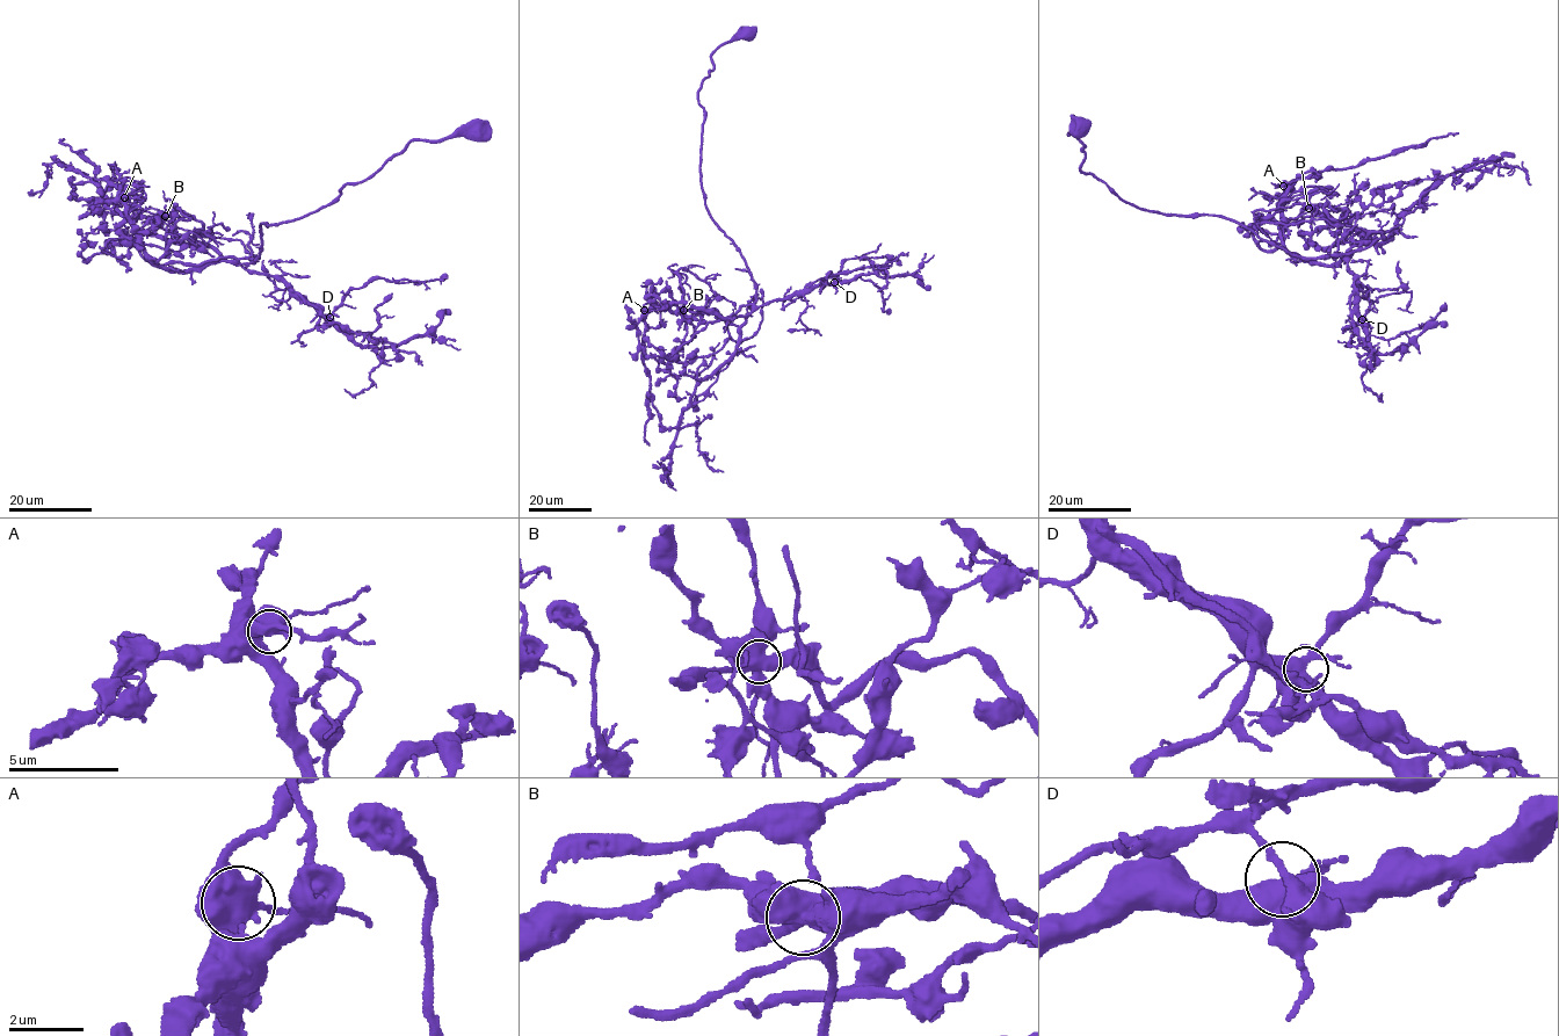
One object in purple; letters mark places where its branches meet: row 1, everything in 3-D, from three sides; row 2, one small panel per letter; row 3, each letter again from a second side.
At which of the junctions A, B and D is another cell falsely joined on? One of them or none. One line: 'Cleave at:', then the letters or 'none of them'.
Cleave at: B

